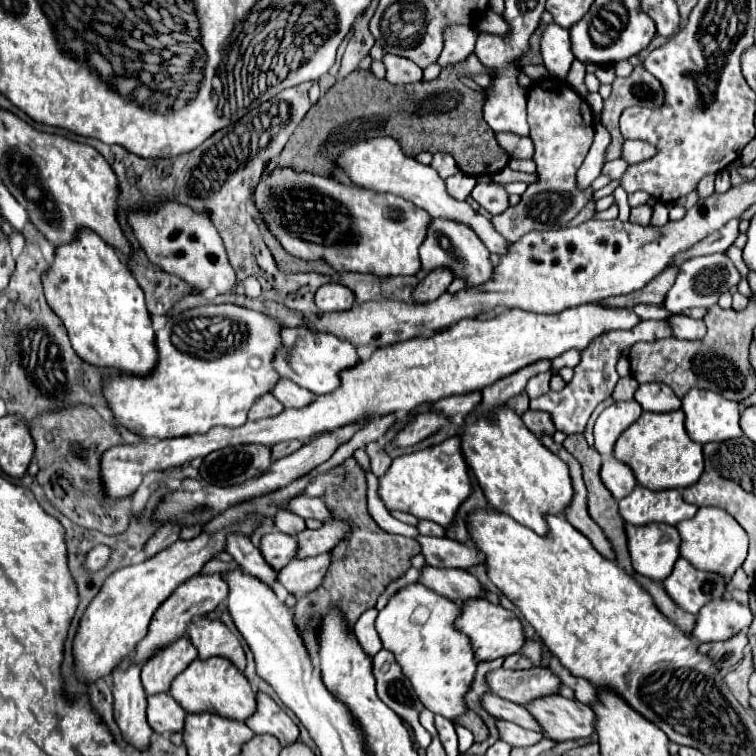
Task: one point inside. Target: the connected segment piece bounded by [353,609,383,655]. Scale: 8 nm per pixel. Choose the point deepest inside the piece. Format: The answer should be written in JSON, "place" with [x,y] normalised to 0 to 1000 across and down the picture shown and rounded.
{"place":[484,837]}

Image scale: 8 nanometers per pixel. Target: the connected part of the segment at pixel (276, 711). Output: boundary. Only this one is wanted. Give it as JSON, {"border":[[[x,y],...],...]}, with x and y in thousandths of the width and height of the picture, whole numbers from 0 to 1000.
{"border":[[[340,917],[340,940],[324,954],[324,959],[335,970],[364,972],[372,988],[390,983],[396,975],[396,964],[388,951],[351,917]]]}

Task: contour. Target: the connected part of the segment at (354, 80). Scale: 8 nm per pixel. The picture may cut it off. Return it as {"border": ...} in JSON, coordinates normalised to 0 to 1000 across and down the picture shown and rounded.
{"border":[[[470,94],[456,104],[456,110],[443,110],[409,146],[364,216],[393,226],[438,231],[443,208],[454,197],[446,197],[446,181],[430,181],[430,176],[451,176],[467,155],[520,155],[515,181],[530,192],[530,200],[538,208],[549,208],[557,200],[589,200],[602,208],[604,221],[615,231],[652,231],[673,216],[673,202],[657,189],[655,173],[642,165],[639,139],[642,123],[620,118],[602,97],[583,97],[573,107],[520,112],[512,104],[496,104],[491,94]]]}

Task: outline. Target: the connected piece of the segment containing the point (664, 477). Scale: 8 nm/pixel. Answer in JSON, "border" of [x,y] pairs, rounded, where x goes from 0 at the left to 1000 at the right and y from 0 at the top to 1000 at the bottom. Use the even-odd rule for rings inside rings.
{"border":[[[903,544],[888,546],[851,546],[819,581],[811,594],[811,604],[835,618],[845,642],[874,647],[903,647],[917,642],[930,626],[927,589],[914,583],[906,570]]]}

